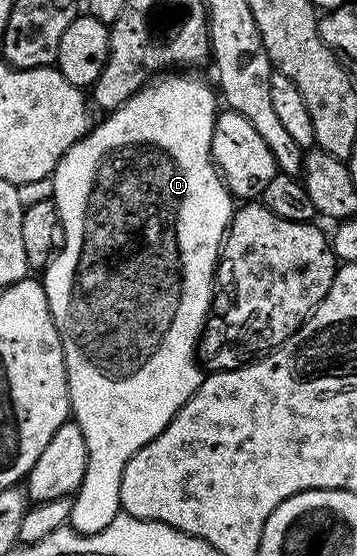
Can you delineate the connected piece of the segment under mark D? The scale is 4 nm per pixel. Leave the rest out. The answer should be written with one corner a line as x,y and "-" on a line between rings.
162,75
151,80
145,89
141,89
125,105
103,116
106,118
99,125
97,122
85,137
81,137
62,156
52,174
54,180
52,200
60,211
66,237
62,241
62,248
44,270
44,284
50,314
54,317
54,325
62,340
66,378
70,388
72,420
80,427
84,435
84,443
88,447
88,467
84,471
81,487
73,494
72,511
68,522
69,528
76,533
104,531
104,527
108,527
108,523
112,523
112,519
118,516
120,512
118,496
124,467
133,459
136,451
140,451
166,430
171,419
185,407
186,400
198,390
204,376
203,370
198,370
196,350
199,348
202,331
210,312
214,270
218,264
218,255
222,251
222,239
226,236
226,228
234,218
236,201
223,183
222,175
214,165
210,154
214,119
219,108
217,105
220,105
219,98
211,86
210,90
200,78
190,76
194,75

